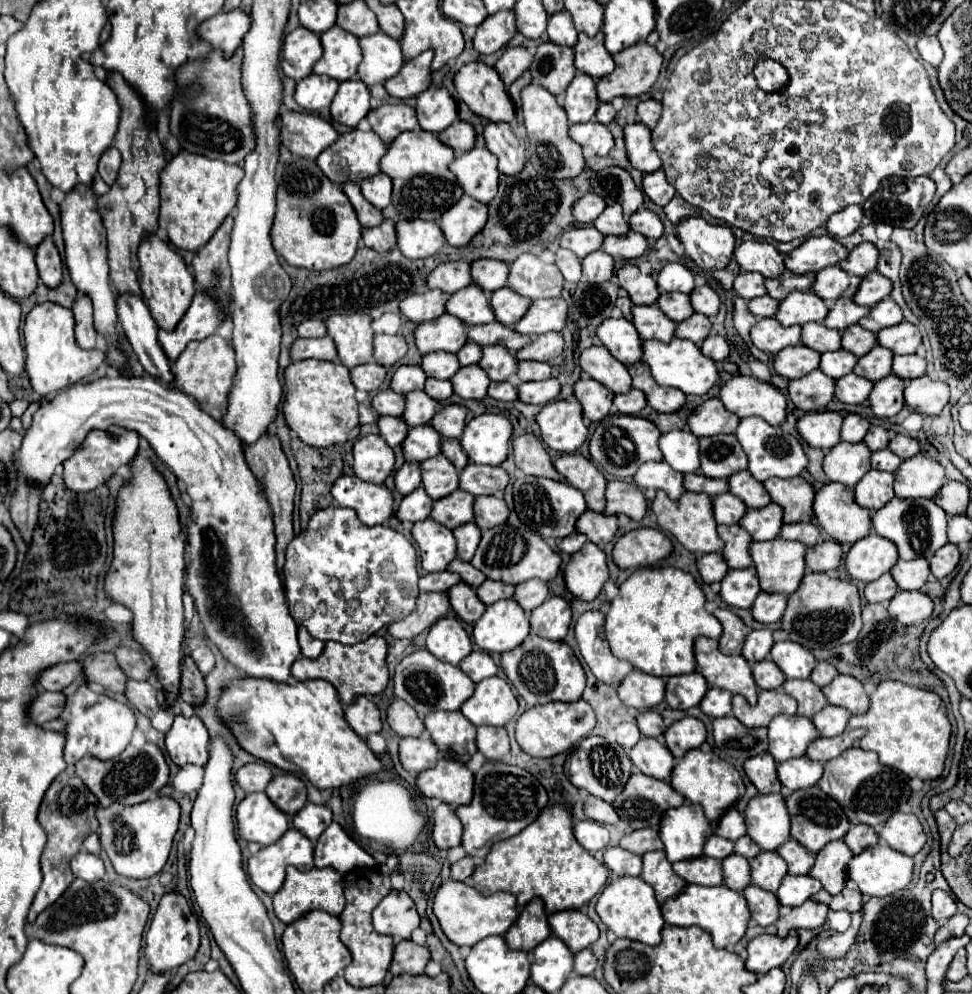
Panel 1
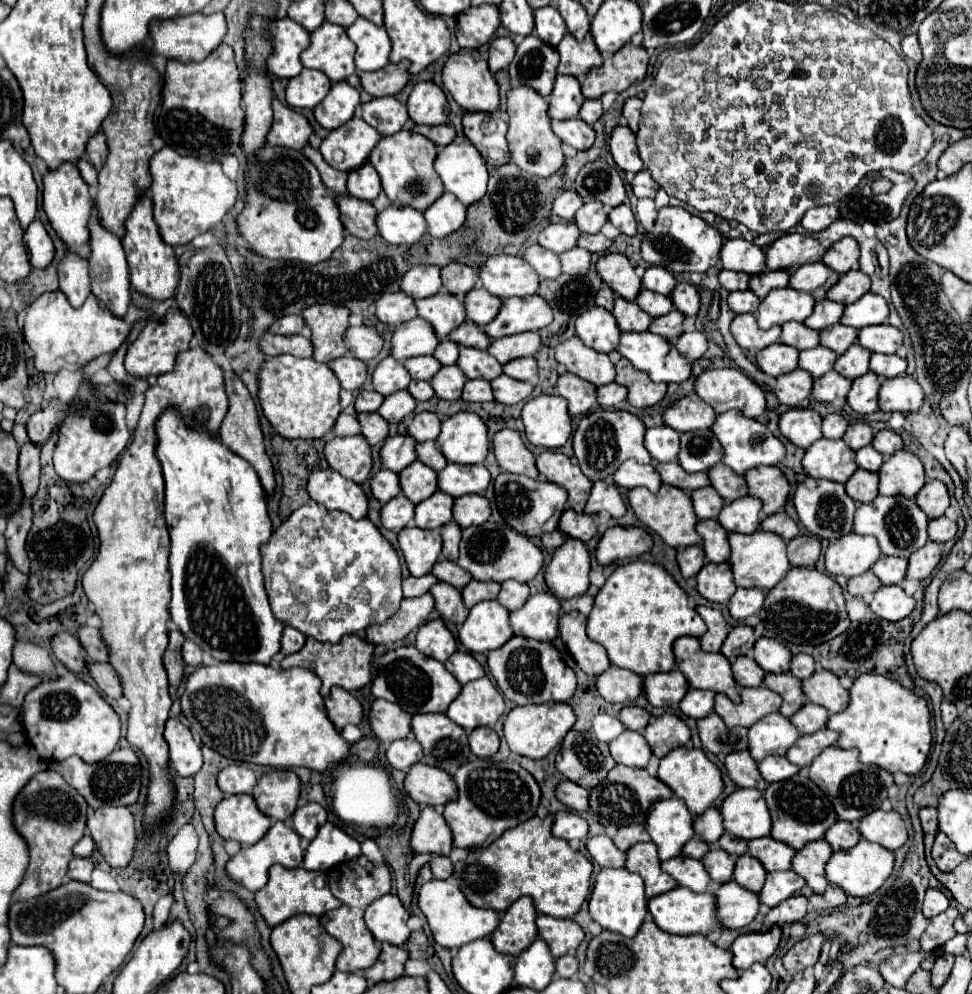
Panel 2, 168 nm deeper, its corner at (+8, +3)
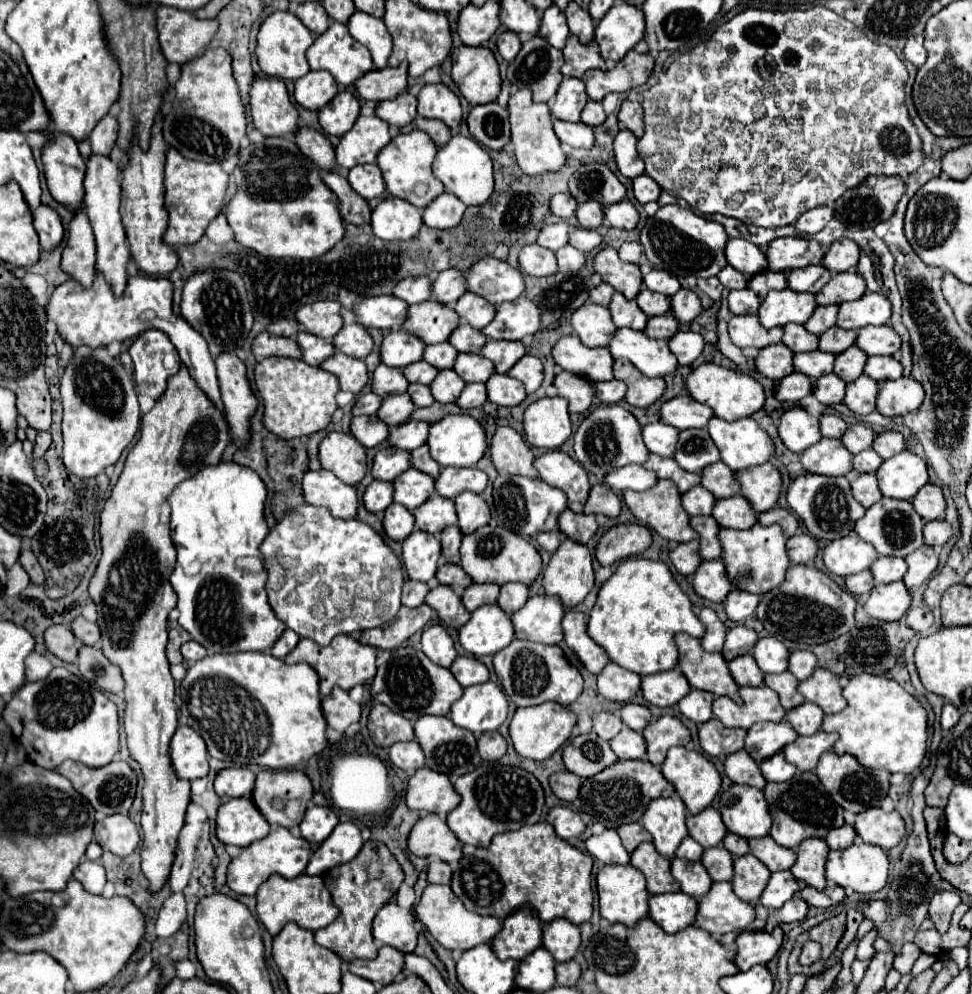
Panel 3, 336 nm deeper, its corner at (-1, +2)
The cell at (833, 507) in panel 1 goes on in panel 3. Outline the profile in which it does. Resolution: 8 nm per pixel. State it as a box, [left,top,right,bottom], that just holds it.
[786,474,866,542]

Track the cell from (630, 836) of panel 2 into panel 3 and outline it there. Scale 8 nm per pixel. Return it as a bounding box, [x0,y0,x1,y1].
[618,824,652,852]

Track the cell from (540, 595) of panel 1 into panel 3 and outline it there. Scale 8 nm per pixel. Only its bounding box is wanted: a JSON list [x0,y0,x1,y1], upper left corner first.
[498,584,528,616]

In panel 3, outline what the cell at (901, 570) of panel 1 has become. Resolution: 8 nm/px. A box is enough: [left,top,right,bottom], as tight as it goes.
[872,556,908,584]

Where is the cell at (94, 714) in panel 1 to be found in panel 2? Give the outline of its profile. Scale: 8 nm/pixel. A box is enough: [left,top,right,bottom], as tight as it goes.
[23,673,121,763]

